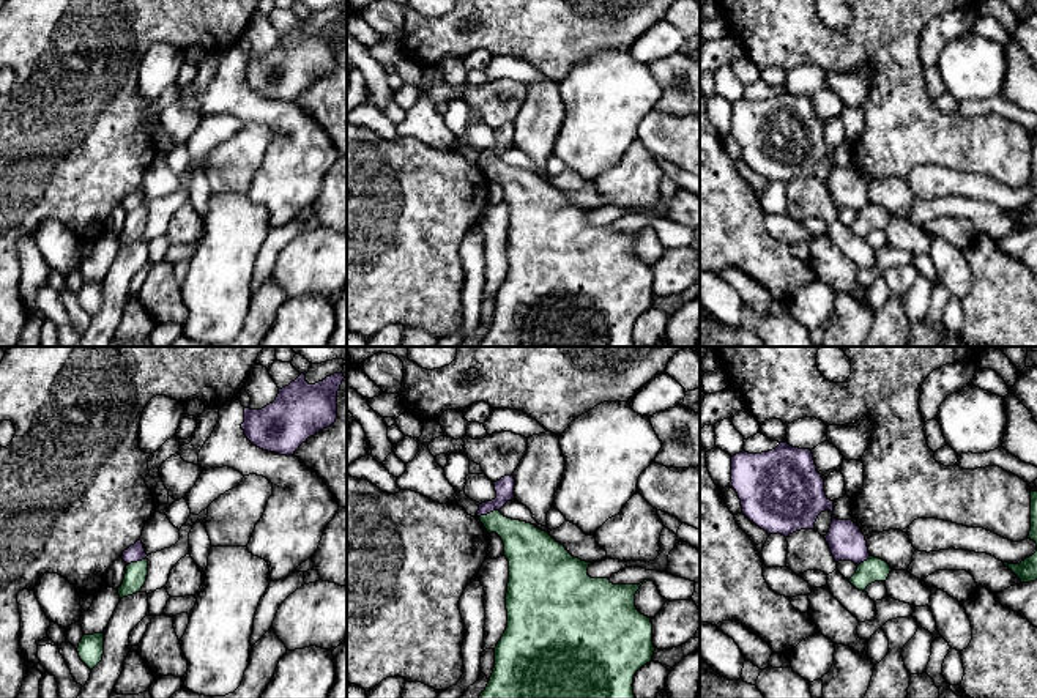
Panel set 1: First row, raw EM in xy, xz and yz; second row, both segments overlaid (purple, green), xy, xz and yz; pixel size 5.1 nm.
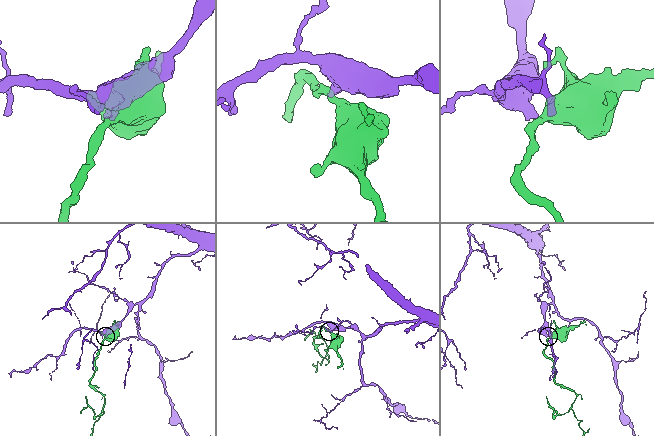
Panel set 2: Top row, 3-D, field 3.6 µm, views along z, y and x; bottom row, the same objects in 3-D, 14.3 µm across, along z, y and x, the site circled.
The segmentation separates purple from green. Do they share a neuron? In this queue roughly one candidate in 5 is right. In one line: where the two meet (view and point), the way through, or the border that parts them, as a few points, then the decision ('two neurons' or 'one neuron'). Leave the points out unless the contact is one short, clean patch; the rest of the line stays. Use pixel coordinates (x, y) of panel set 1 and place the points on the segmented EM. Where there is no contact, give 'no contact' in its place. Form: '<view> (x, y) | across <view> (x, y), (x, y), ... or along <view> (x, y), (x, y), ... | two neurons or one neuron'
xz (487, 512) | along xz (498, 509), (478, 517) | two neurons

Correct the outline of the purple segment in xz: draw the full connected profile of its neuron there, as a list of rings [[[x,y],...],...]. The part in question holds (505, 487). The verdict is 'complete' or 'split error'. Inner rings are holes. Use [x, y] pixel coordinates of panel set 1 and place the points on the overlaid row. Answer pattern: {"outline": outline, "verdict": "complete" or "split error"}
{"outline": [[[504,476],[500,481],[493,482],[493,485],[495,485],[496,498],[479,504],[478,517],[487,515],[493,511],[500,511],[507,501],[515,499],[515,495],[514,495],[515,479],[514,479],[514,476]]], "verdict": "complete"}

